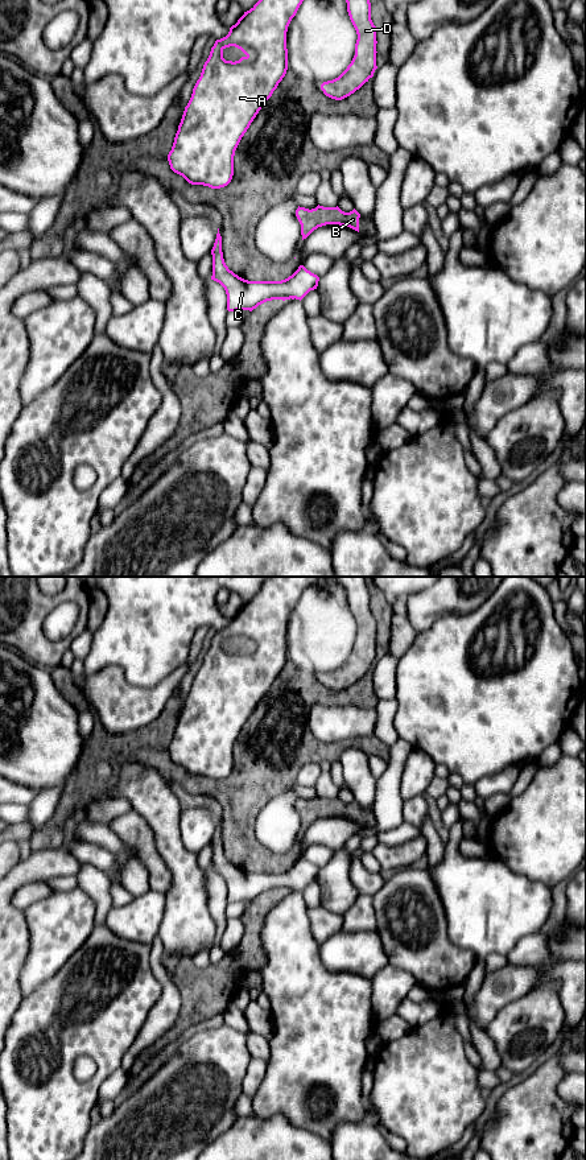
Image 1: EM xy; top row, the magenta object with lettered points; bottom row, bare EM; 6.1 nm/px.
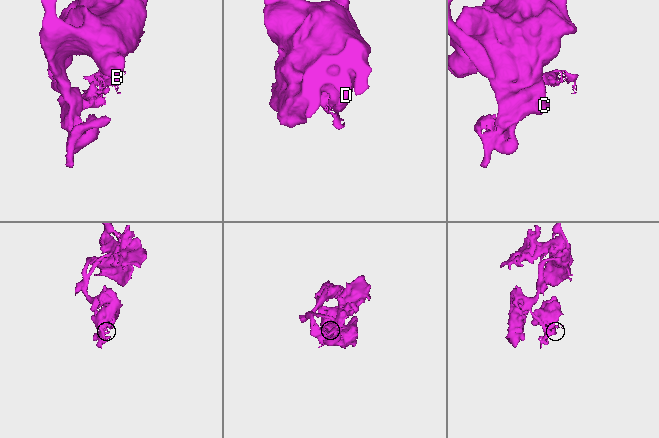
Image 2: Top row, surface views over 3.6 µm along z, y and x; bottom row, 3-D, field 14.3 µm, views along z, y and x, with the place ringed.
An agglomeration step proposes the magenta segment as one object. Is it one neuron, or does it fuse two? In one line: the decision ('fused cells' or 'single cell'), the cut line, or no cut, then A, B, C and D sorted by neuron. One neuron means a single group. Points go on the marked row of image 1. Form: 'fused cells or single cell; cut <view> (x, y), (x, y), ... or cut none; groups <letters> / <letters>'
fused cells; cut xy (252, 281), (281, 283), (297, 277), (302, 294); groups A C D / B

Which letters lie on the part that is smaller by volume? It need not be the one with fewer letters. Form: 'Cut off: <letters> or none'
Cut off: B

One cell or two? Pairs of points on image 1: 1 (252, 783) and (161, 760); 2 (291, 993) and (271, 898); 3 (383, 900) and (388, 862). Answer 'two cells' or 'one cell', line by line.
1: one cell
2: two cells
3: two cells

